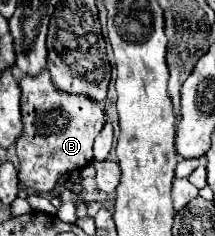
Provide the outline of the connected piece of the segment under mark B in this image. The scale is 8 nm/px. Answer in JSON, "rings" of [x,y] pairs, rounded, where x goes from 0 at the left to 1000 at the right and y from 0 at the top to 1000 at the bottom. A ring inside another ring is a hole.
{"rings":[[[195,301],[177,326],[112,326],[93,377],[112,530],[102,581],[74,597],[93,792],[223,826],[288,742],[381,716],[428,682],[428,606],[484,530],[484,462],[391,403],[307,403],[270,386],[223,301]]]}

